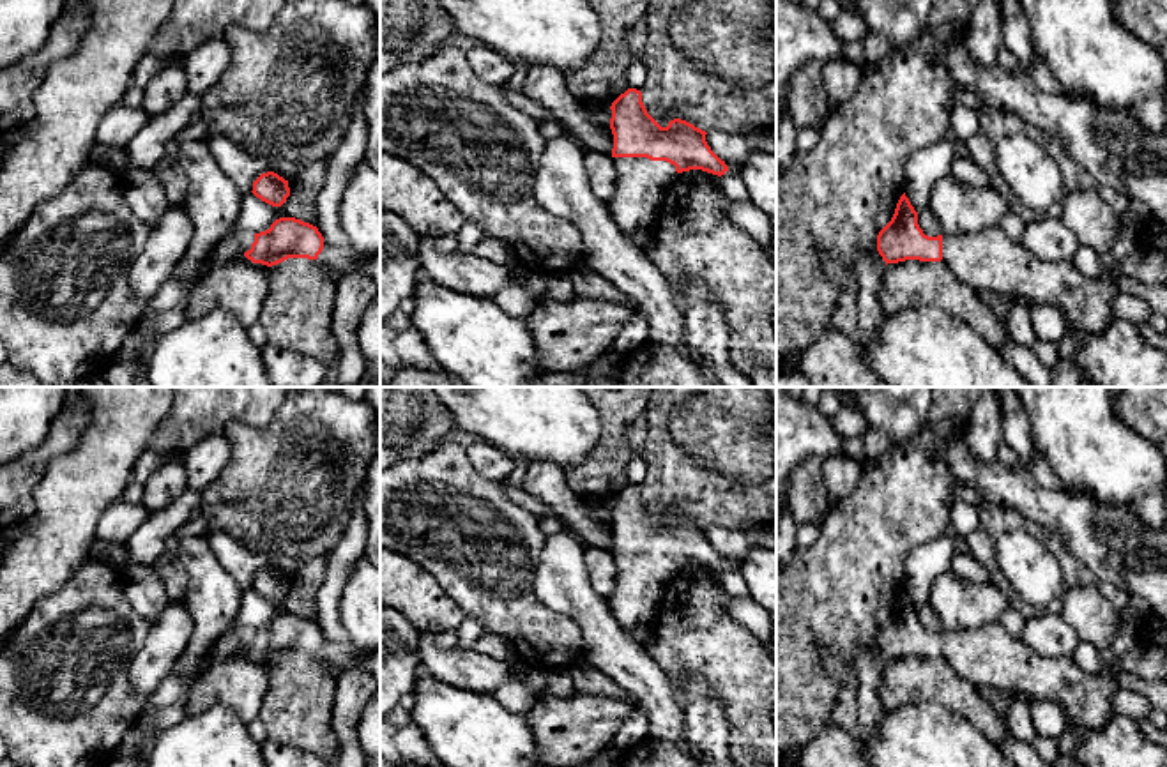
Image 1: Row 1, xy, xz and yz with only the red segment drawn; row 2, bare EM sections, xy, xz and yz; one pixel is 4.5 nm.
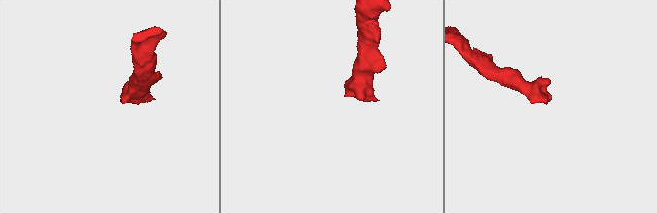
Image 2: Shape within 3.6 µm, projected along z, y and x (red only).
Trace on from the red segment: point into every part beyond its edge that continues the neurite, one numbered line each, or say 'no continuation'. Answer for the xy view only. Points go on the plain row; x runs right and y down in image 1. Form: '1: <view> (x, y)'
1: xy (237, 638)

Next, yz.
1: yz (985, 656)

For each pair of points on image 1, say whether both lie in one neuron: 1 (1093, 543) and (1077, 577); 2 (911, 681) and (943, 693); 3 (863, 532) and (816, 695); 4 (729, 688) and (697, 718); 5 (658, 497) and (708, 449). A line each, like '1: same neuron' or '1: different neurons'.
1: different neurons
2: same neuron
3: same neuron
4: different neurons
5: different neurons

